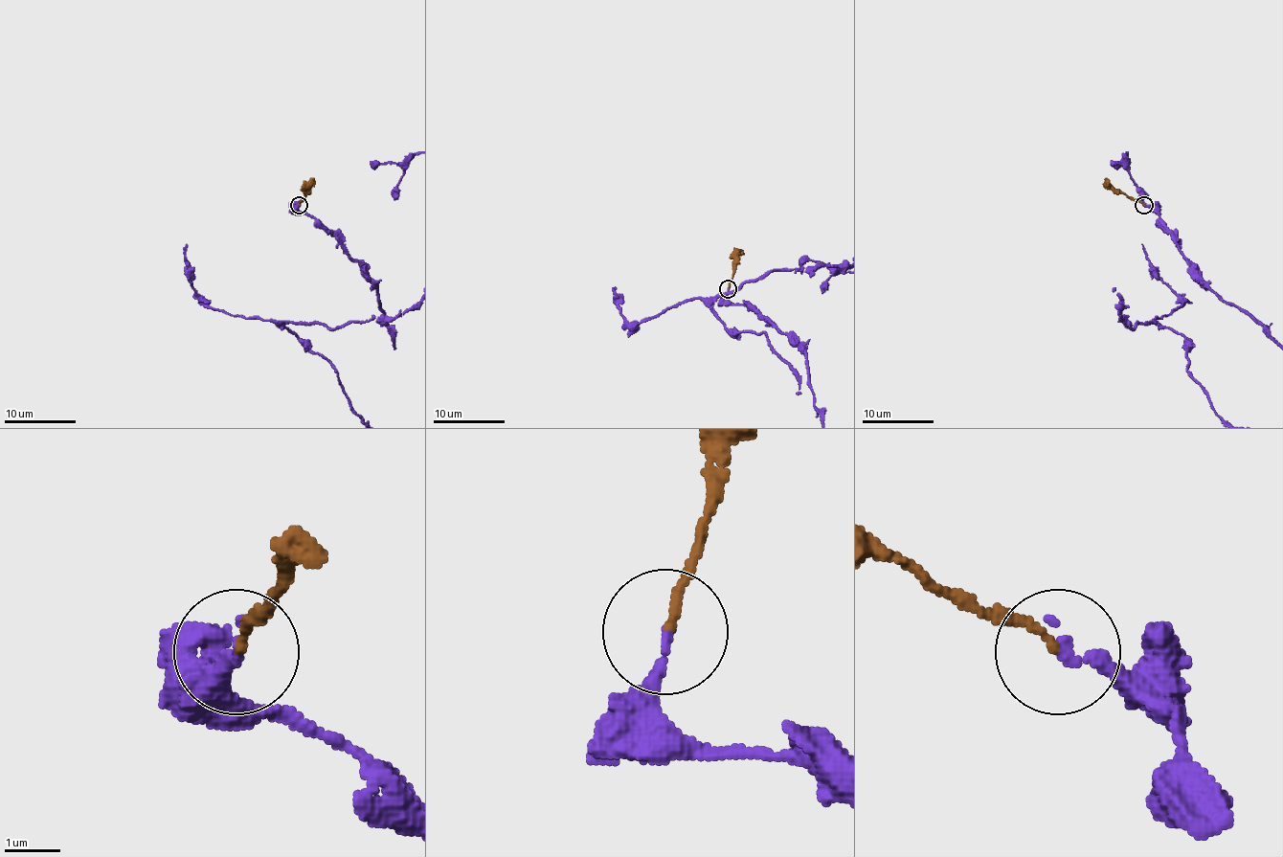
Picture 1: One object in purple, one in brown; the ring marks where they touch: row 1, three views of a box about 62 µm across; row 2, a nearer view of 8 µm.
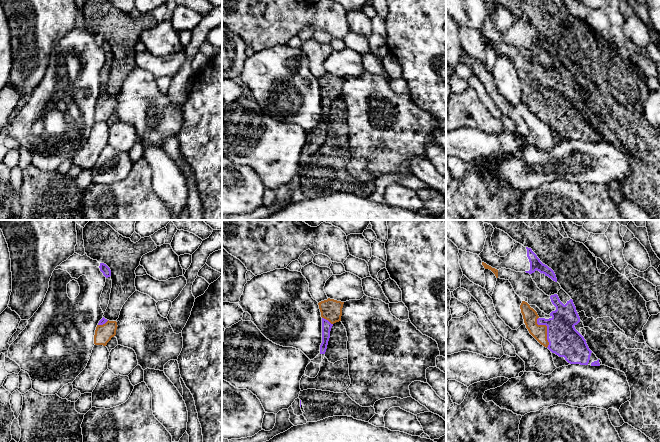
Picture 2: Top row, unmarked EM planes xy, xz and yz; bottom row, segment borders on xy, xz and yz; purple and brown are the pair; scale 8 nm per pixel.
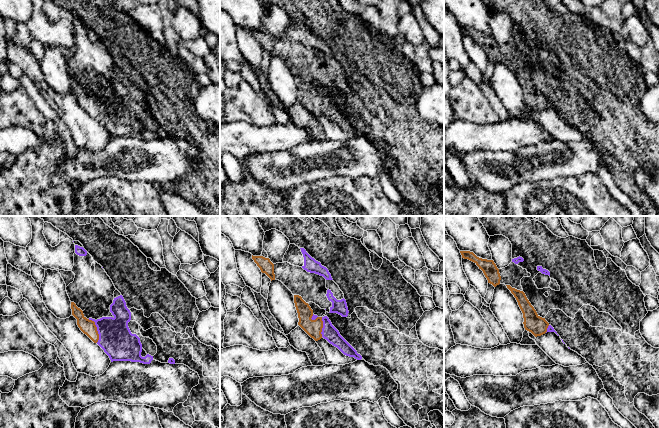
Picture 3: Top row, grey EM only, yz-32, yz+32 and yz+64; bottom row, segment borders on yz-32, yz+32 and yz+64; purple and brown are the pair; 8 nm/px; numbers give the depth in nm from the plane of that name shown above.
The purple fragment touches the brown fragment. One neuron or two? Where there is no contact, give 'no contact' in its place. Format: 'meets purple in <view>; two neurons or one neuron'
meets purple in yz; one neuron

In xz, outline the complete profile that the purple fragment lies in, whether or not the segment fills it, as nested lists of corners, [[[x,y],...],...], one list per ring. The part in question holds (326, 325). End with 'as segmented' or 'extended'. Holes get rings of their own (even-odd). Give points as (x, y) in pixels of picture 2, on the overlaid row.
[[[330,298],[318,303],[322,317],[322,343],[320,345],[320,354],[325,354],[326,352],[333,324],[341,321],[343,304],[344,302]]]; extended

